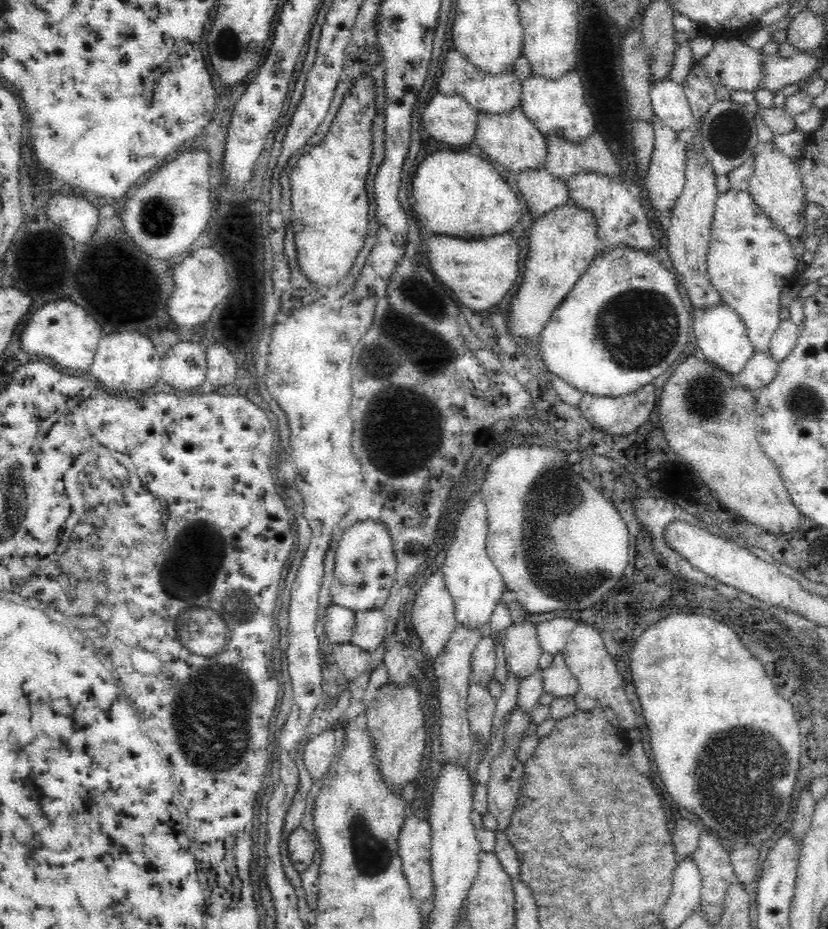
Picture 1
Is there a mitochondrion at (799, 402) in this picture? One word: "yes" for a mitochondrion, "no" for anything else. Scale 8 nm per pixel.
yes

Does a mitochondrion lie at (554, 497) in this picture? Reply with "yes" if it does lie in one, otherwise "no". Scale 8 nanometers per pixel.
yes

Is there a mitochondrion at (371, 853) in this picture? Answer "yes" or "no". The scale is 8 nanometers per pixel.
yes

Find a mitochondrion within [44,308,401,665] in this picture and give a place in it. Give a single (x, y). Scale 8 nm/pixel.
(232, 615)

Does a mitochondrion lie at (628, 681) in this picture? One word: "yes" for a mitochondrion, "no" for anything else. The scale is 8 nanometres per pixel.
no

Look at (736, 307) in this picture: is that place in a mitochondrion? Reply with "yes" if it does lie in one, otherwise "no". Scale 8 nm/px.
no

